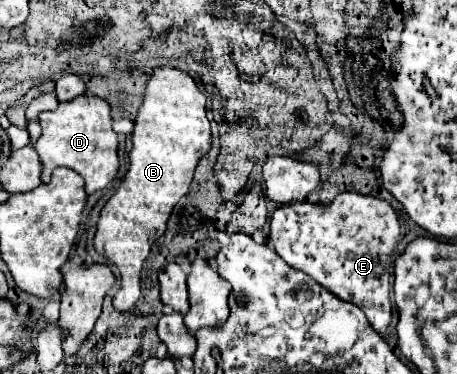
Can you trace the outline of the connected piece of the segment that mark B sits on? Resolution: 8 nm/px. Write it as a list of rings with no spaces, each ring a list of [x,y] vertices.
[[[156,67],[134,121],[130,167],[122,185],[102,209],[94,239],[96,253],[106,257],[120,271],[122,285],[114,295],[116,311],[126,313],[140,299],[142,265],[156,239],[164,235],[174,205],[188,193],[194,169],[210,147],[212,131],[206,117],[206,97],[196,81],[186,71]]]

